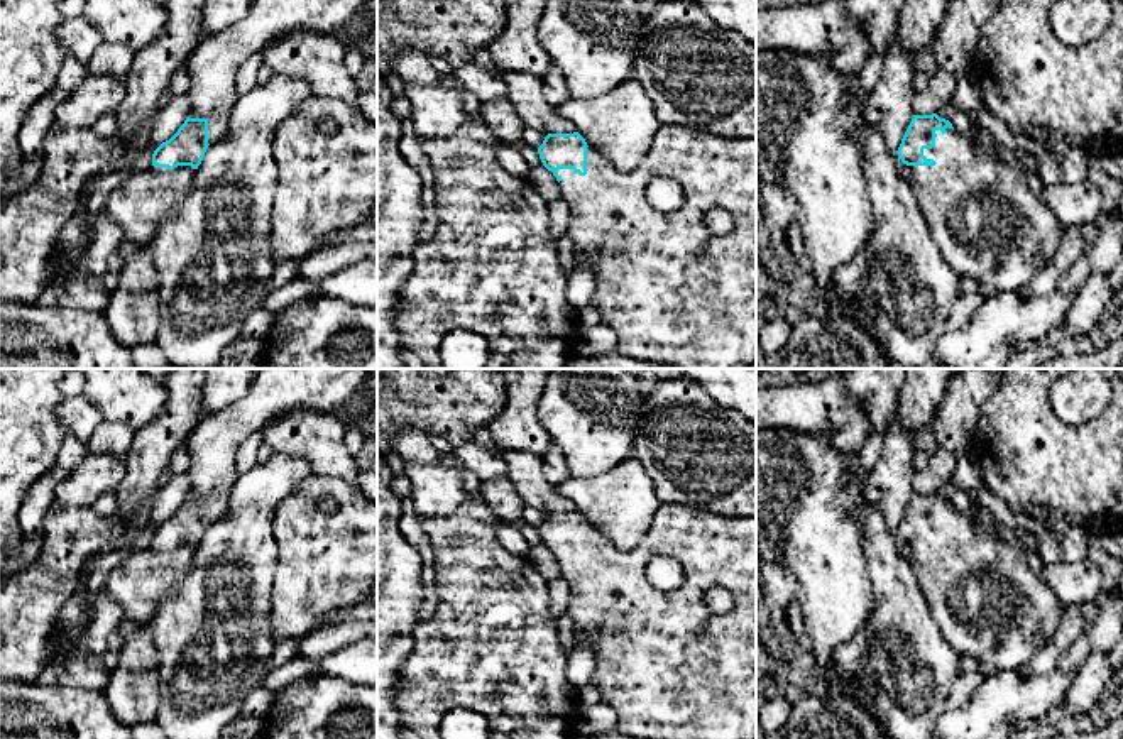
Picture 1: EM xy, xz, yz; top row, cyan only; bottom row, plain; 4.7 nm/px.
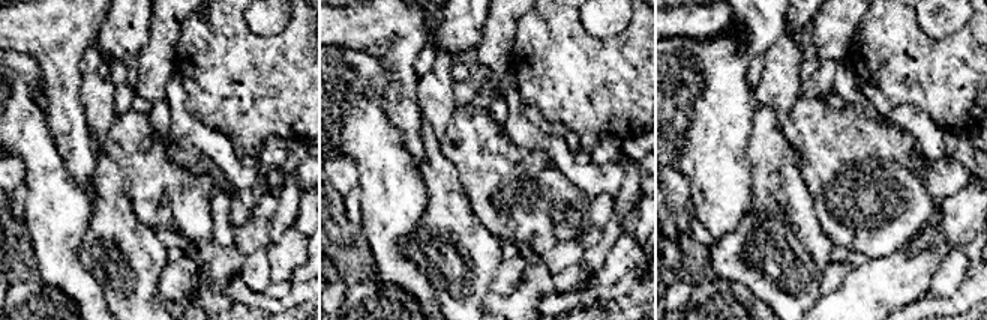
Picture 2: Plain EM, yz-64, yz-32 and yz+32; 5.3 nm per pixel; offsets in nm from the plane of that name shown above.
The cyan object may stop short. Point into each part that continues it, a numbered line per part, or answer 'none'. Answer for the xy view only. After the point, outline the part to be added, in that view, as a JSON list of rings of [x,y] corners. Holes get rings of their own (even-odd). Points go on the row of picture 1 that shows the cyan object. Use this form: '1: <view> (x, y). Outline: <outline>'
1: xy (142, 200). Outline: [[[151,166],[142,172],[130,171],[108,196],[105,213],[122,227],[127,240],[151,244],[162,220],[191,189],[193,181],[191,166],[174,169]]]

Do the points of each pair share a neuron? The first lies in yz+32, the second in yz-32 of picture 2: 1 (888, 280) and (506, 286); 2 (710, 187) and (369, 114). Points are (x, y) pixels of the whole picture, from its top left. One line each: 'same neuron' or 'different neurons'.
1: different neurons
2: same neuron

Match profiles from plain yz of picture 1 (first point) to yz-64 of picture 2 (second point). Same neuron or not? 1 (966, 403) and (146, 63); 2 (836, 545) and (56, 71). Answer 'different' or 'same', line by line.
1: same
2: different

